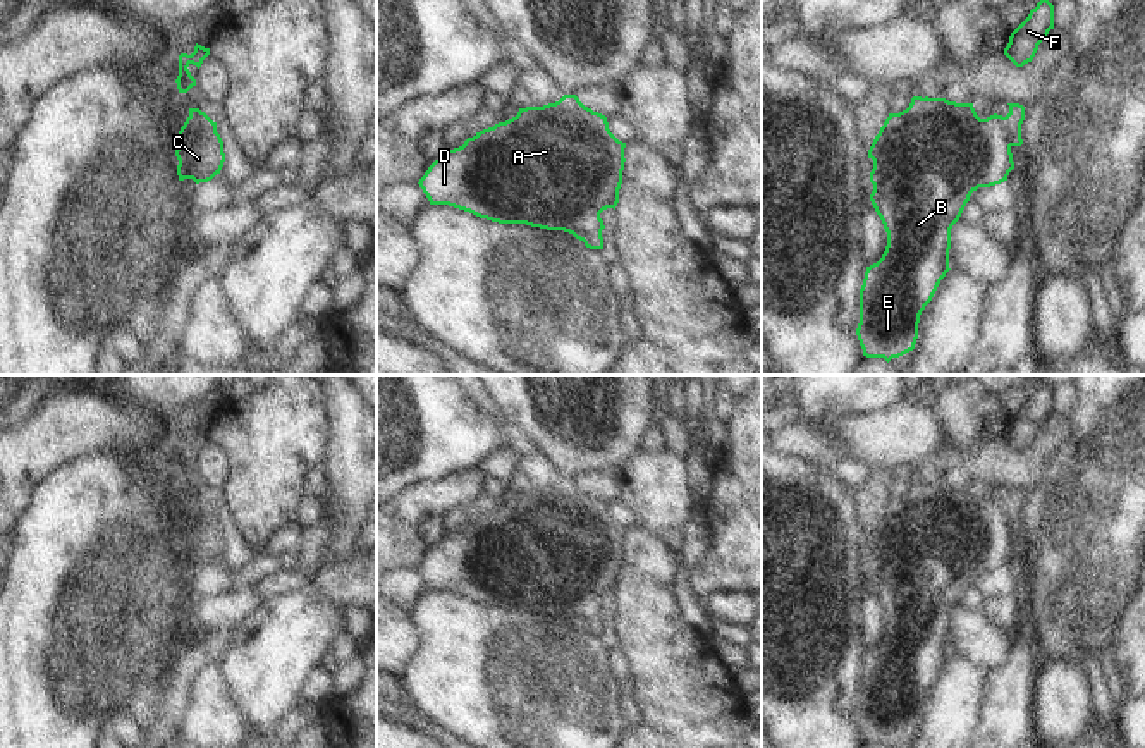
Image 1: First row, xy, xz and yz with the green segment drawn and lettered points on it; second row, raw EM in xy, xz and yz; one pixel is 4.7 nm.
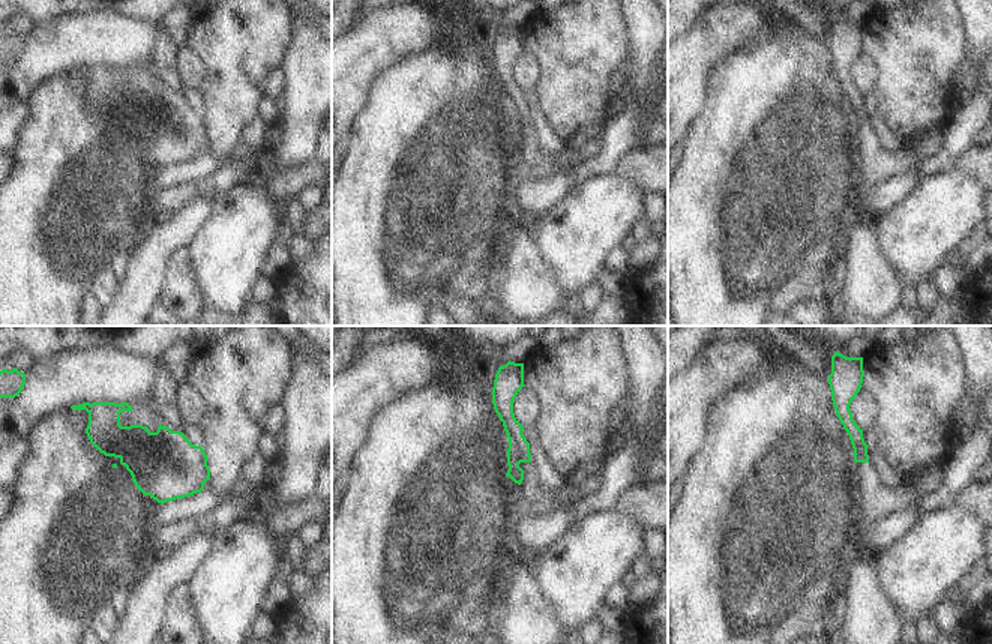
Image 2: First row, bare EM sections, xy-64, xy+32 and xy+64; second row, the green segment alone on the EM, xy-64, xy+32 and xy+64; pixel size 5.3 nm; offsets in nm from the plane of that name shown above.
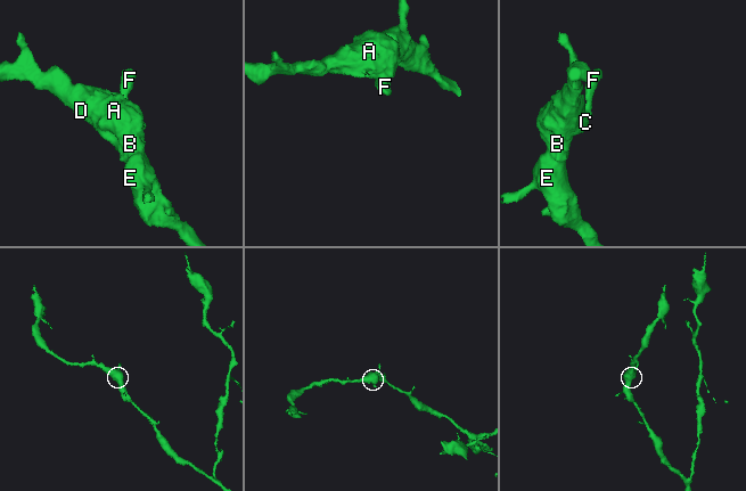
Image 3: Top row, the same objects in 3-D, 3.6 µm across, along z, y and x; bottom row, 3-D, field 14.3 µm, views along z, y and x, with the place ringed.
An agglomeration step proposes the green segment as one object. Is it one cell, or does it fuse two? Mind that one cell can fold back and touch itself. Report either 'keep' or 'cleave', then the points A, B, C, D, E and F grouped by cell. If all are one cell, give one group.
cleave; groups A B C D E / F

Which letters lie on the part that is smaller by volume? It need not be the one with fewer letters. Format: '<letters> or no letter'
F

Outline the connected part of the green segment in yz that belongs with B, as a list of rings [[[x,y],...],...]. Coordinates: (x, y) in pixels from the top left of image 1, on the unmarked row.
[[[913,481],[906,495],[889,499],[875,521],[870,586],[887,617],[882,643],[866,652],[860,674],[856,720],[866,743],[887,748],[915,734],[920,700],[949,653],[951,614],[978,573],[1007,566],[1014,554],[1002,500],[980,504],[973,488]]]

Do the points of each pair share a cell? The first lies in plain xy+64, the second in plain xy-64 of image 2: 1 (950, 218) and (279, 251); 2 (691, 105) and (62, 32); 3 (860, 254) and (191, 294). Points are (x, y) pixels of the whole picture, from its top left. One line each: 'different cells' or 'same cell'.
1: different cells
2: same cell
3: same cell

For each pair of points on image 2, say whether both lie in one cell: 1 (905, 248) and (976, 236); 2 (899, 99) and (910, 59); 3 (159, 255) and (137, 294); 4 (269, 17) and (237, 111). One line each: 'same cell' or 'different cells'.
1: different cells
2: same cell
3: same cell
4: same cell

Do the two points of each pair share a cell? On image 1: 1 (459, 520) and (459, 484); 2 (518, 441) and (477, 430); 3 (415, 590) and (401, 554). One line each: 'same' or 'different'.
1: different
2: different
3: different

